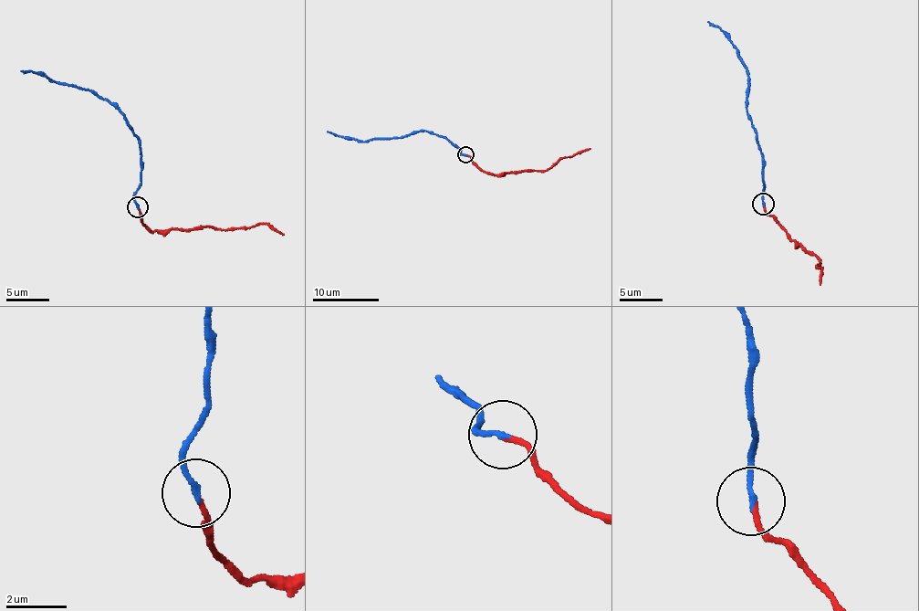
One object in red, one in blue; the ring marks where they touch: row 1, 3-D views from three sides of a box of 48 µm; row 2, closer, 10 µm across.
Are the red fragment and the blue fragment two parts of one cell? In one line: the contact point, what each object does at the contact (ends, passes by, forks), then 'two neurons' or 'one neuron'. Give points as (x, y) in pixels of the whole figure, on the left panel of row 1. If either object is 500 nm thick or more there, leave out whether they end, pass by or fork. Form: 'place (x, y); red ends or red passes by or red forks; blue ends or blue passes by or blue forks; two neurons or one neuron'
place (138, 207); red ends; blue ends; one neuron

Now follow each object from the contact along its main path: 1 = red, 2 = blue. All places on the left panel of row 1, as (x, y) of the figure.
1: (138, 207), (140, 219), (151, 231), (232, 230), (266, 223), (283, 234)
2: (138, 207), (133, 193), (141, 183), (141, 152), (139, 137), (127, 117), (89, 90), (21, 71)

